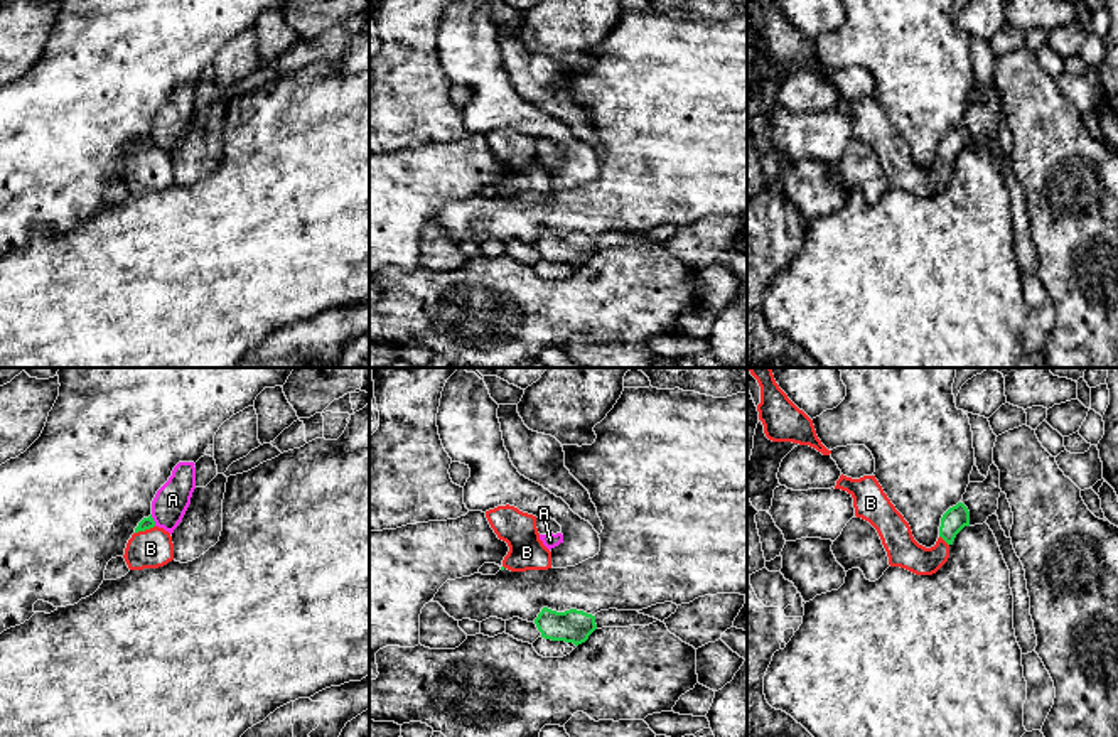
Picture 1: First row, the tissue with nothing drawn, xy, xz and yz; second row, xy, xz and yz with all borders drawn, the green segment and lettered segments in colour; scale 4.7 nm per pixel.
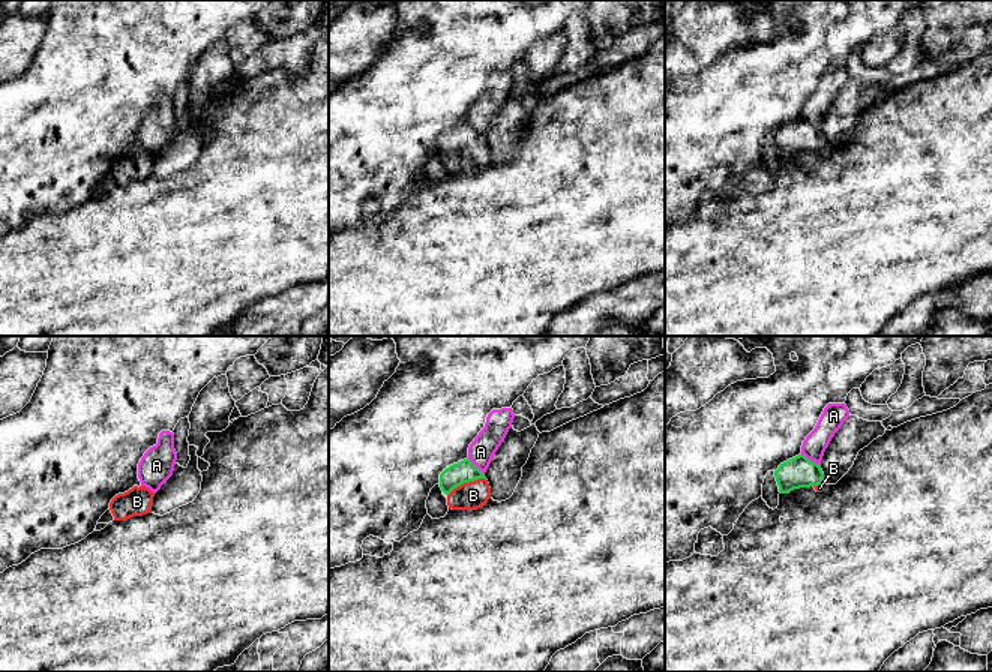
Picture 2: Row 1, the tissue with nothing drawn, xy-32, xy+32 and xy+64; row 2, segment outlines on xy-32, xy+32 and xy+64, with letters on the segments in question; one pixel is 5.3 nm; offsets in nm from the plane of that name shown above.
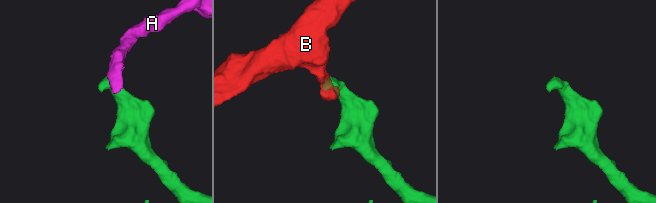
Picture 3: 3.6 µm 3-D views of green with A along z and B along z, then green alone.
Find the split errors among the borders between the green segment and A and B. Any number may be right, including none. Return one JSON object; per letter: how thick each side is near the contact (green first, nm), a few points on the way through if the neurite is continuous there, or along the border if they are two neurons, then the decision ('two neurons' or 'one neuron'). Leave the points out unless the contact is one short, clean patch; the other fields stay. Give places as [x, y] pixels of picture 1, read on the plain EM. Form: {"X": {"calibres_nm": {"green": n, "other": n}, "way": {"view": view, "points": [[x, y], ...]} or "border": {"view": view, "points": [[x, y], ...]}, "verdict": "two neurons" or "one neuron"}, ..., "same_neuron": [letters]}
{"A": {"calibres_nm": {"green": 60, "other": 160}, "border": {"view": "xy", "points": [[150, 137], [155, 147]]}, "verdict": "two neurons"}, "B": {"calibres_nm": {"green": 60, "other": 190}, "way": {"view": "xy", "points": [[145, 145], [144, 152], [150, 171]]}, "verdict": "one neuron"}, "same_neuron": ["B"]}

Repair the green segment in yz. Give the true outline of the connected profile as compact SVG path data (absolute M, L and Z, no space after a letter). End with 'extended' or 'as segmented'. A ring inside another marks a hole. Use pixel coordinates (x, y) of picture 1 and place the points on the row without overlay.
M841 96L835 111L847 113L853 120L855 138L877 152L889 187L916 197L936 196L948 184L956 157L970 148L970 133L958 125L943 137L936 167L926 170L914 162L909 145L890 125L875 98L852 101Z; extended

